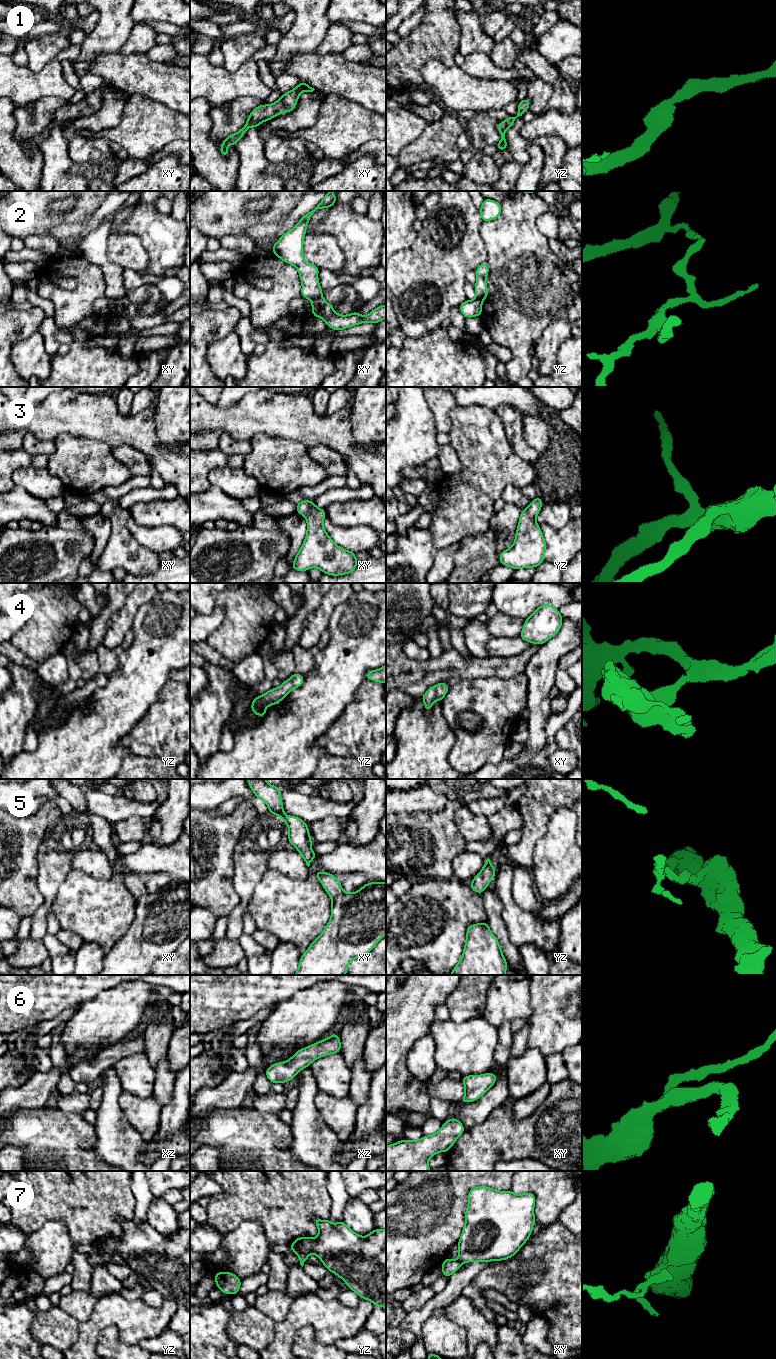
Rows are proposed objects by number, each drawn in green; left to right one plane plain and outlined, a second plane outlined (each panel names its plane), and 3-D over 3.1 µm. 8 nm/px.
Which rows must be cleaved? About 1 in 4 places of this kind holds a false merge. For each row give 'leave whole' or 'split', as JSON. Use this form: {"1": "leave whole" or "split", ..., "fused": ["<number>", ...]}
{"1": "leave whole", "2": "split", "3": "leave whole", "4": "leave whole", "5": "leave whole", "6": "leave whole", "7": "split", "fused": ["2", "7"]}

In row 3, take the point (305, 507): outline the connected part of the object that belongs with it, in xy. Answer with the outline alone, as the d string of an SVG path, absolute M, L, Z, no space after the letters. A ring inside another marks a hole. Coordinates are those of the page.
M311 500L296 503L296 512L307 520L307 532L290 567L298 571L314 567L332 576L352 573L358 563L356 555L336 545L327 534L323 527L325 510L318 508Z

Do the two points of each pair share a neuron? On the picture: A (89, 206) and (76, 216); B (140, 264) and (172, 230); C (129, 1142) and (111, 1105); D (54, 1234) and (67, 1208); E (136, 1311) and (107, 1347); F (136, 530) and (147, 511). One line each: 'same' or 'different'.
A: same
B: different
C: same
D: different
E: different
F: different

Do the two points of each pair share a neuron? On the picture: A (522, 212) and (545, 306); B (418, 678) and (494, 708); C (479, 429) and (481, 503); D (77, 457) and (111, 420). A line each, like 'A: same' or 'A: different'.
A: same
B: different
C: same
D: different

